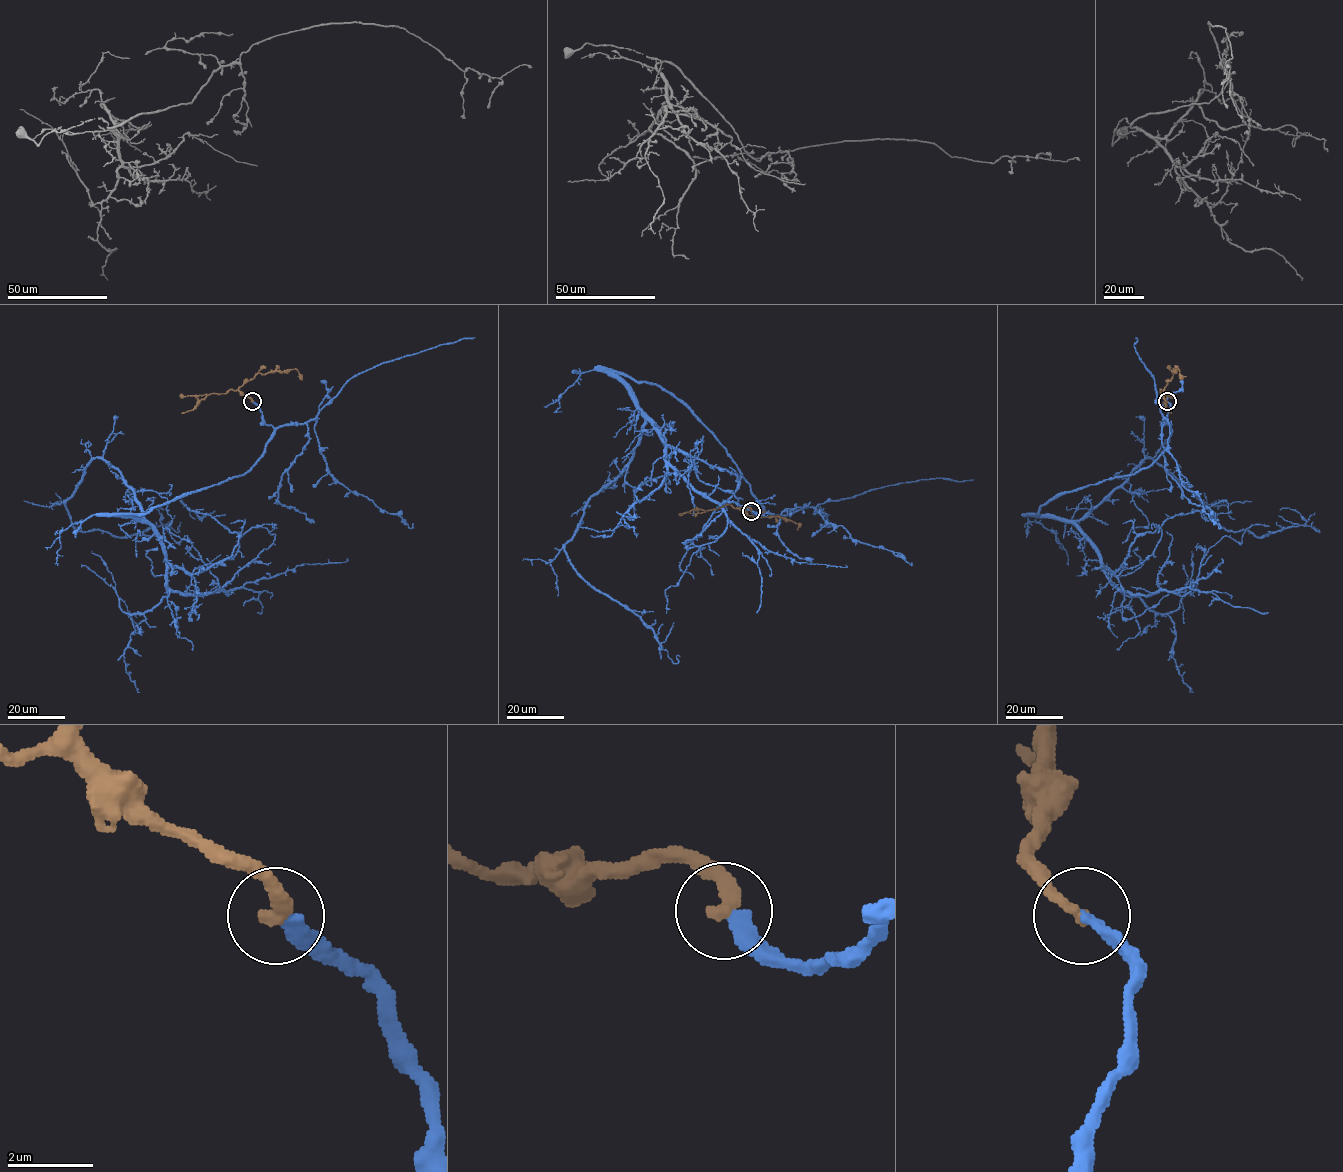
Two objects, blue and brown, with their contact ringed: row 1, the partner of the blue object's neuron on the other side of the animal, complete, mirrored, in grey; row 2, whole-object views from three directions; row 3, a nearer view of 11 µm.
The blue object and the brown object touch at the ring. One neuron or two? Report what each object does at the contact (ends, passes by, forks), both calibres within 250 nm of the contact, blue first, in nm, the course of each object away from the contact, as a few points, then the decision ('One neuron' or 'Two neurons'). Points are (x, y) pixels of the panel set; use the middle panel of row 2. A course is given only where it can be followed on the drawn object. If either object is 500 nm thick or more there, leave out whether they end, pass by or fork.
At the ring blue ends. At the ring brown ends. Thickness 300 nm (blue) against 340 nm. Course of blue: (750, 511), (773, 515), (713, 433), (619, 374), (640, 443), (564, 551), (679, 656). Course of brown: (750, 511), (748, 507), (738, 508), (748, 515), (785, 517), (799, 525), (797, 530). One neuron

